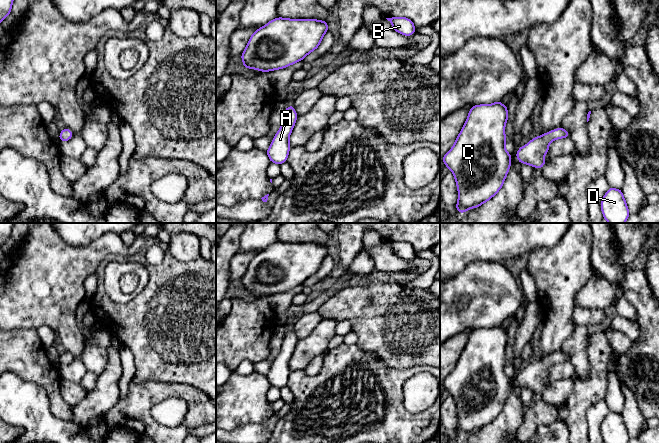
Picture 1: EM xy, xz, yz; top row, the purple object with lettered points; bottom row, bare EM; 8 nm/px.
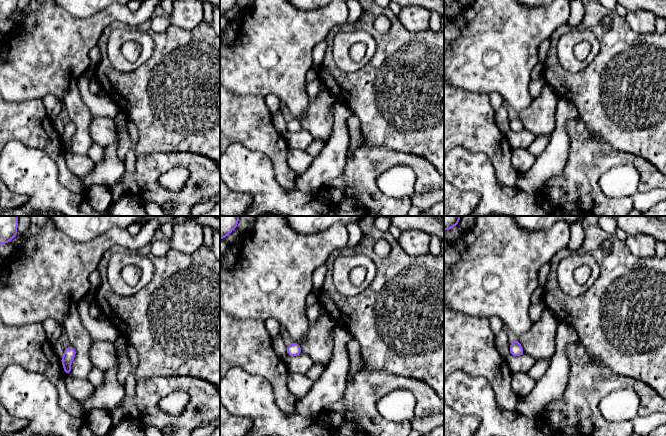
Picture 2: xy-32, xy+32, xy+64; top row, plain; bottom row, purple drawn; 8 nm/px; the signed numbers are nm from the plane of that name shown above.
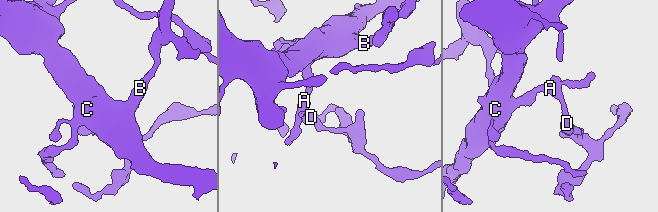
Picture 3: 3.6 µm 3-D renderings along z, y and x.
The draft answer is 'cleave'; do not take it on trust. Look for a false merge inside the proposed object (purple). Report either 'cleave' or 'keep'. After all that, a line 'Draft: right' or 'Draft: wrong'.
keep
Draft: wrong

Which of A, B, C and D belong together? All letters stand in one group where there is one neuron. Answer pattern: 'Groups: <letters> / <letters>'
Groups: A B C D

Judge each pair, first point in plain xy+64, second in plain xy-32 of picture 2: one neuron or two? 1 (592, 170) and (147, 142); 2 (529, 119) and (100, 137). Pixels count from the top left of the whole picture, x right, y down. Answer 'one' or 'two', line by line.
1: two
2: one

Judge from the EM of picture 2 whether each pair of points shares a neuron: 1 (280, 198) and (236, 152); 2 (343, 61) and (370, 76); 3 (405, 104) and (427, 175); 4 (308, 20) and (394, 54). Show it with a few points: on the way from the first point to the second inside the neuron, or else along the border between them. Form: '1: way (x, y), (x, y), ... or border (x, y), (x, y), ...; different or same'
1: way (269, 187), (245, 163); same
2: border (374, 52), (353, 72), (344, 72), (336, 65); different
3: border (398, 151), (422, 156), (433, 166); different
4: border (346, 22), (336, 25), (323, 40); different

